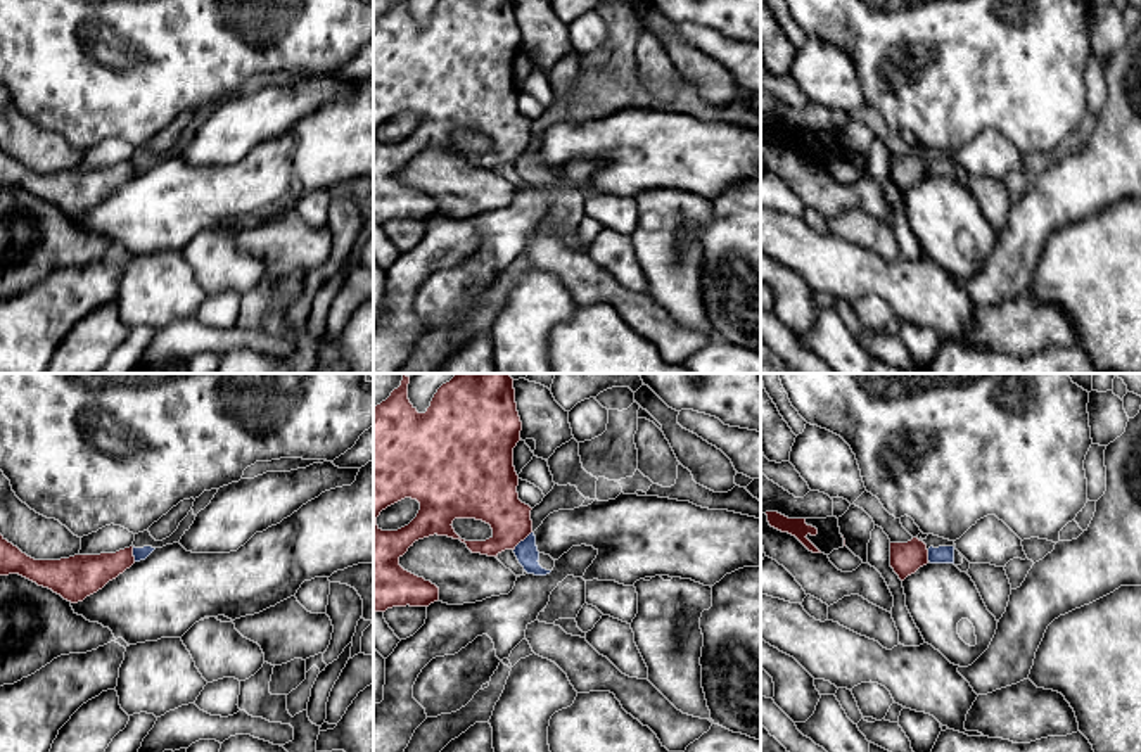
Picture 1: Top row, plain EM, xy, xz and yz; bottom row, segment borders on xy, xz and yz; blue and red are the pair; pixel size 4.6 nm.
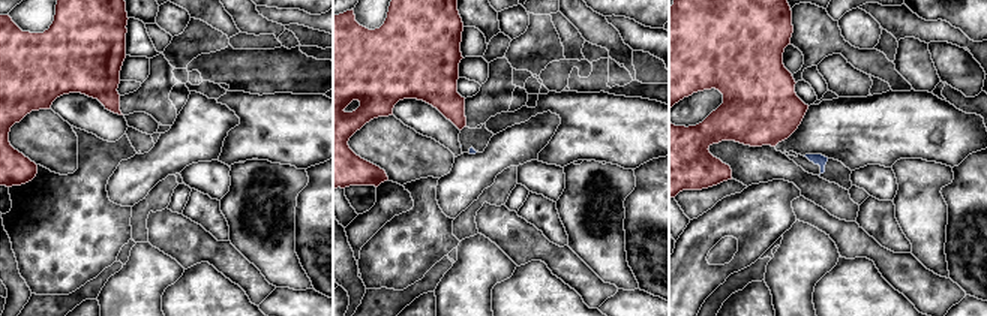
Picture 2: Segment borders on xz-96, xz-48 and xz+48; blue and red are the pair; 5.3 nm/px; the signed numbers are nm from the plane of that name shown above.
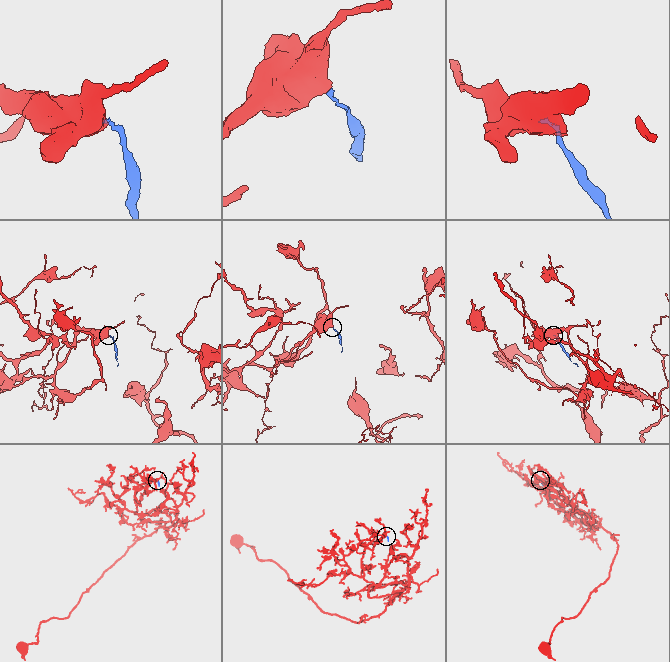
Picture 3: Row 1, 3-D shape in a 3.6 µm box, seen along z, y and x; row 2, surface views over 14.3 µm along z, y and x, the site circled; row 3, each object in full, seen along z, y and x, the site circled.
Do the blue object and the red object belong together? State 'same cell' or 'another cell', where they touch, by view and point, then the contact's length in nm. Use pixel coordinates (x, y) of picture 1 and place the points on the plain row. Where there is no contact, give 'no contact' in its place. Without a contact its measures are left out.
another cell; meets blue in xz at (521, 154); contact 130 nm long

